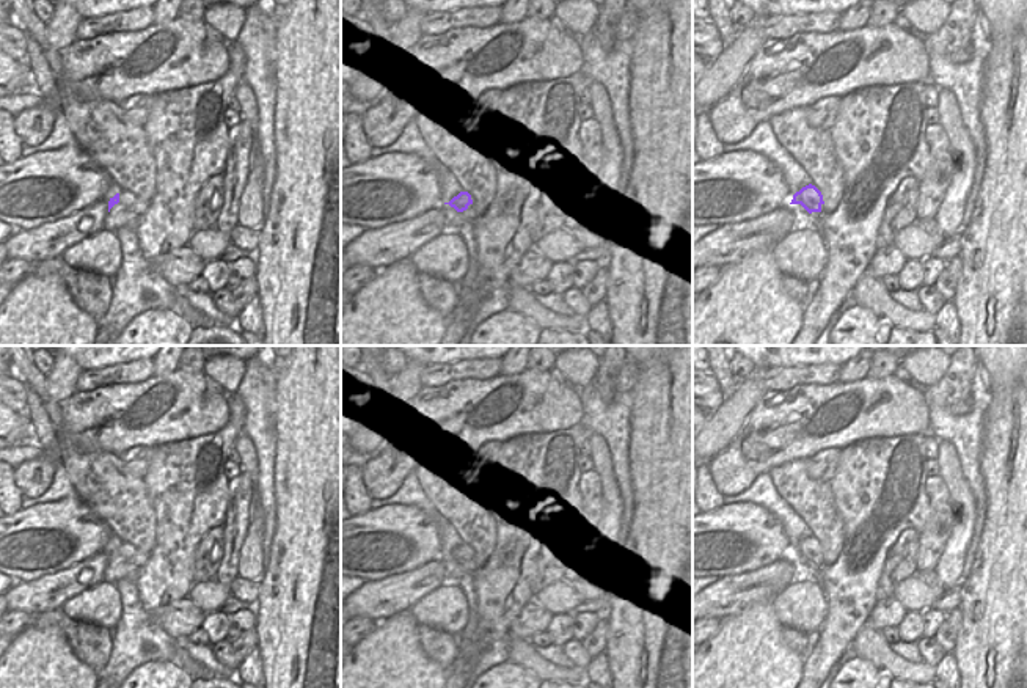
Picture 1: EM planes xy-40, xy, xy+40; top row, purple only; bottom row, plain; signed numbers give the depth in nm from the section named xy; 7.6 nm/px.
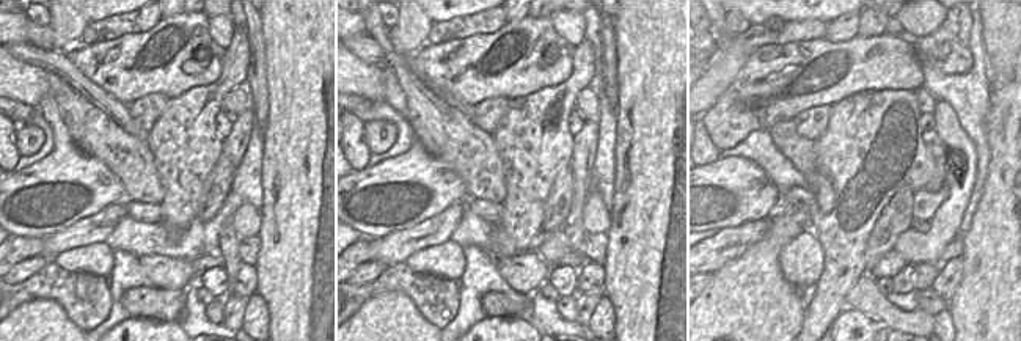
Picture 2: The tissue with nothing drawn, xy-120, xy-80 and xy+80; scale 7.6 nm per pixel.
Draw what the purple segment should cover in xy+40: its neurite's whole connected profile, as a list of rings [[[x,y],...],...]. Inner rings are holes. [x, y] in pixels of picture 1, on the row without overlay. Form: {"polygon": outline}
{"polygon": [[[809,536],[793,547],[790,556],[801,556],[809,565],[812,565],[821,564],[824,553],[821,543],[815,537]]]}

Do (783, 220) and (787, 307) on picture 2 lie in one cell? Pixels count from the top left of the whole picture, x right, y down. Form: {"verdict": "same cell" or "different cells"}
{"verdict": "same cell"}

